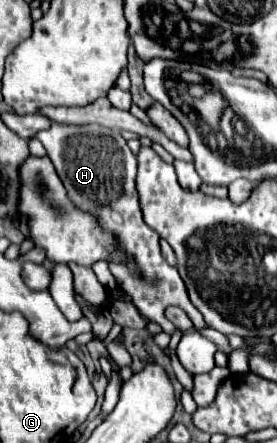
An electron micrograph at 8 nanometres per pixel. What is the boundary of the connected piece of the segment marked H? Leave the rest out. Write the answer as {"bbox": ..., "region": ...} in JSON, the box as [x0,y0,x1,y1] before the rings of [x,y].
{"bbox":[36,123,208,336],"region":[[[52,123],[48,129],[36,133],[36,137],[46,147],[46,153],[52,159],[56,173],[62,179],[74,205],[78,205],[84,211],[98,213],[102,225],[118,233],[122,249],[136,257],[142,277],[132,275],[124,265],[110,265],[110,271],[114,273],[118,287],[132,297],[132,303],[140,309],[140,313],[148,321],[158,323],[163,332],[171,336],[177,329],[164,317],[164,309],[168,305],[178,305],[188,313],[198,331],[206,329],[208,325],[202,319],[202,313],[190,303],[184,281],[180,279],[178,271],[164,261],[160,253],[158,233],[150,229],[142,219],[138,193],[134,185],[136,157],[132,155],[124,137],[118,131],[106,129],[102,125],[58,125],[58,123]]]}

